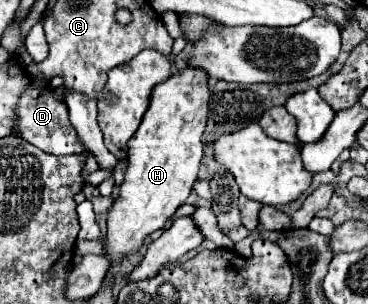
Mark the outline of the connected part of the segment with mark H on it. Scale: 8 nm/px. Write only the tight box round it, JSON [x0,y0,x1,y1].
[105,65,209,263]

